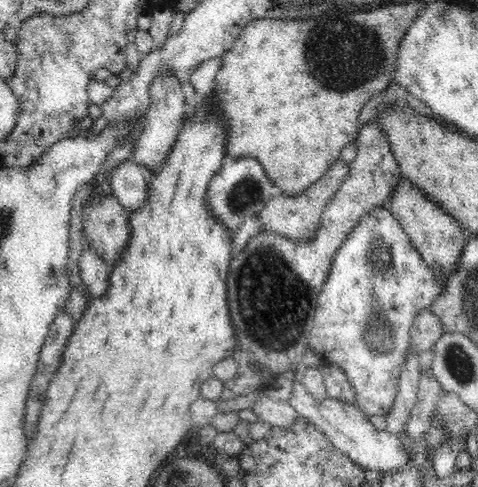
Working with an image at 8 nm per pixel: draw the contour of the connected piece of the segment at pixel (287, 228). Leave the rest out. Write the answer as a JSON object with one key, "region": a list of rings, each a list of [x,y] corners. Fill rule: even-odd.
{"region":[[[338,160],[327,168],[319,181],[316,181],[304,192],[294,196],[277,194],[272,197],[258,214],[262,226],[261,230],[268,230],[284,236],[291,246],[295,242],[306,242],[308,239],[315,237],[320,226],[320,215],[324,207],[332,200],[334,193],[347,179],[348,171],[349,164]]]}

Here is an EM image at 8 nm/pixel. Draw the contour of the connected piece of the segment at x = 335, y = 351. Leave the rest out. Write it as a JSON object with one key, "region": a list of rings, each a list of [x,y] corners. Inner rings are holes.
{"region":[[[386,207],[371,208],[336,251],[328,278],[317,300],[317,310],[308,343],[309,348],[316,355],[320,355],[323,364],[340,367],[346,373],[350,385],[356,392],[356,405],[368,418],[374,414],[388,416],[398,394],[401,368],[405,364],[410,332],[417,313],[421,309],[429,308],[443,289],[442,279],[436,279],[436,275],[432,275],[432,269],[424,263],[422,255],[411,243],[400,221],[396,220]],[[375,239],[387,244],[391,252],[389,267],[383,275],[370,263],[374,258],[370,244]]]}

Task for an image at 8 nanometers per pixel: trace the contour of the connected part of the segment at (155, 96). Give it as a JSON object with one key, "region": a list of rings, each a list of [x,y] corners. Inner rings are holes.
{"region":[[[160,70],[150,84],[151,104],[146,113],[146,119],[143,120],[143,129],[137,138],[131,158],[150,171],[160,168],[160,164],[172,150],[184,125],[184,93],[180,84],[181,82],[167,70]]]}

